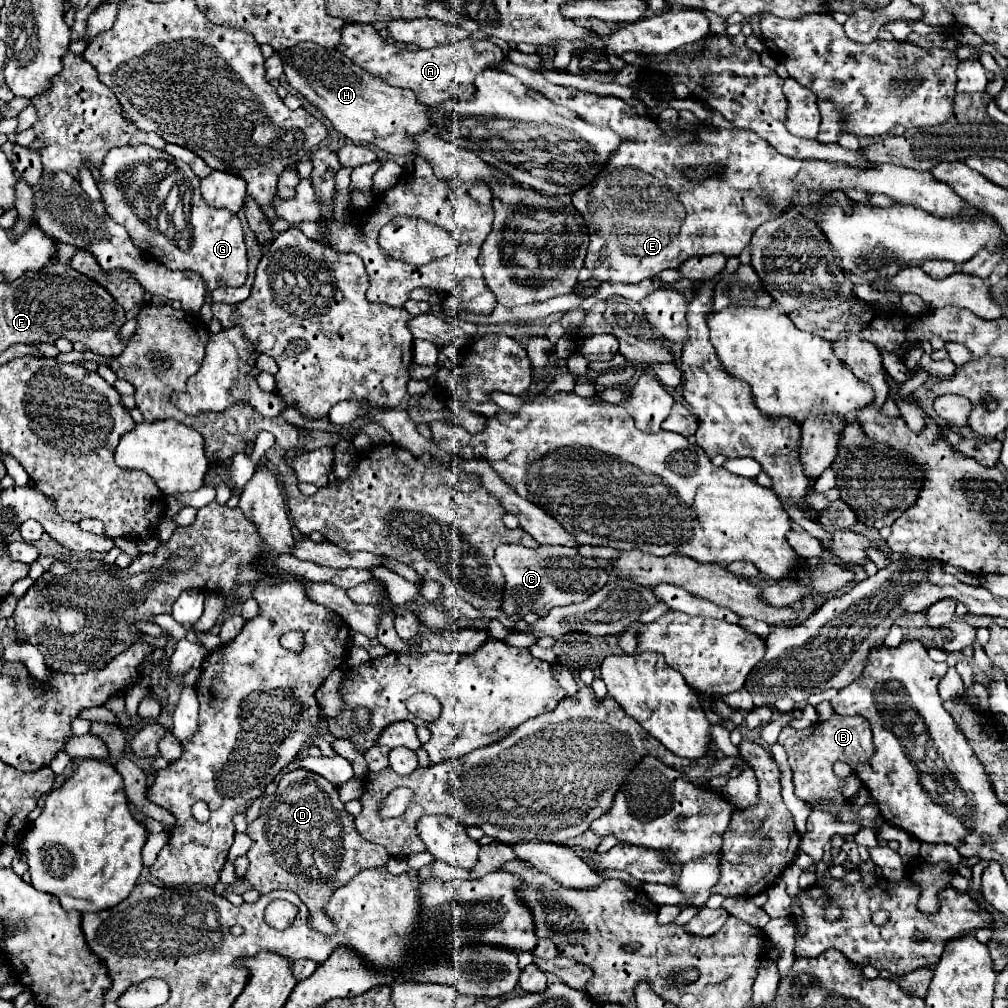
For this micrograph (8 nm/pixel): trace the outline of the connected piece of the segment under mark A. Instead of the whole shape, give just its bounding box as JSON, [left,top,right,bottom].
[338,25,500,105]

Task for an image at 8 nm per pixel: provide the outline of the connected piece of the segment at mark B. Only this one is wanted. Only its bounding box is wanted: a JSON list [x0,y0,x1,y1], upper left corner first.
[778,715,874,805]

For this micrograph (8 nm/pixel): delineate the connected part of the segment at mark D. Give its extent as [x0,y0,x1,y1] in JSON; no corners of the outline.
[244,769,390,933]

